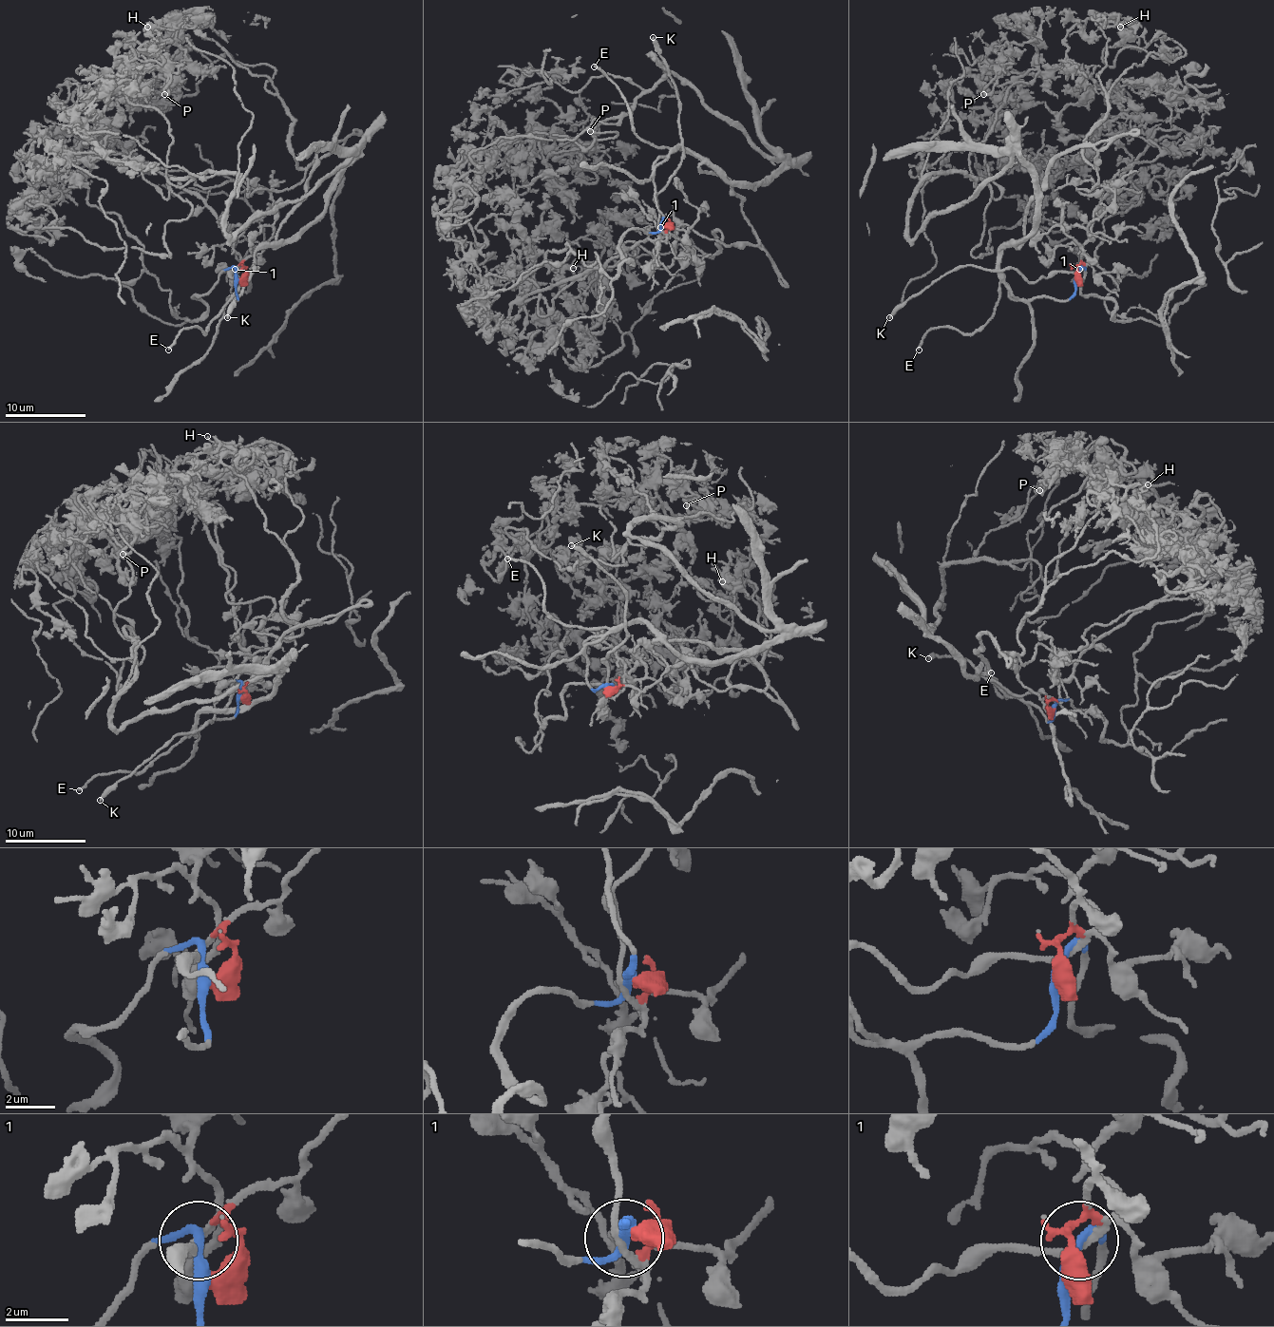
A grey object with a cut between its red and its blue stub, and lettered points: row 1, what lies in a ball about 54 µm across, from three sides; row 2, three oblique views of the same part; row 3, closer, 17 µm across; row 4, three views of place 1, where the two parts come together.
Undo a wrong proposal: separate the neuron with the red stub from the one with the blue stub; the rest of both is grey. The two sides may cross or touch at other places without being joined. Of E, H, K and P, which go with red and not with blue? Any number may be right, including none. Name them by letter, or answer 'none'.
K

